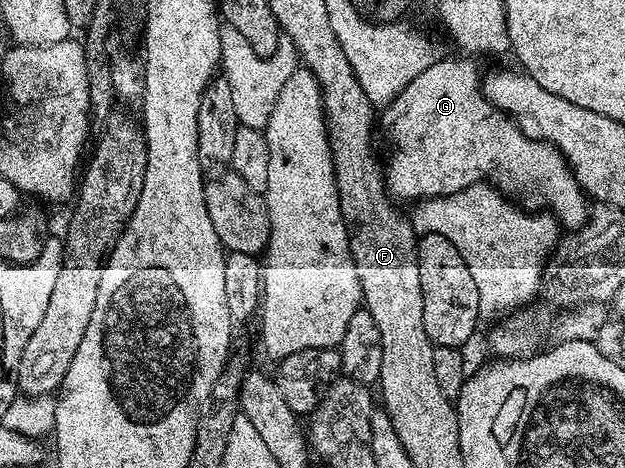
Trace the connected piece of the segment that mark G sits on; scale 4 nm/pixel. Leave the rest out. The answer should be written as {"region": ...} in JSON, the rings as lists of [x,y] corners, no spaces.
{"region":[[[438,58],[380,113],[380,127],[382,124],[393,139],[394,152],[383,164],[385,187],[390,197],[397,202],[420,202],[432,196],[461,192],[472,184],[488,182],[510,197],[525,196],[527,203],[537,204],[529,206],[548,210],[556,216],[558,225],[565,227],[566,224],[566,229],[582,228],[591,215],[591,204],[573,177],[564,154],[555,146],[524,136],[515,121],[489,103],[481,91],[482,73],[477,73],[476,66],[469,61],[472,59],[461,59],[465,60]]]}

